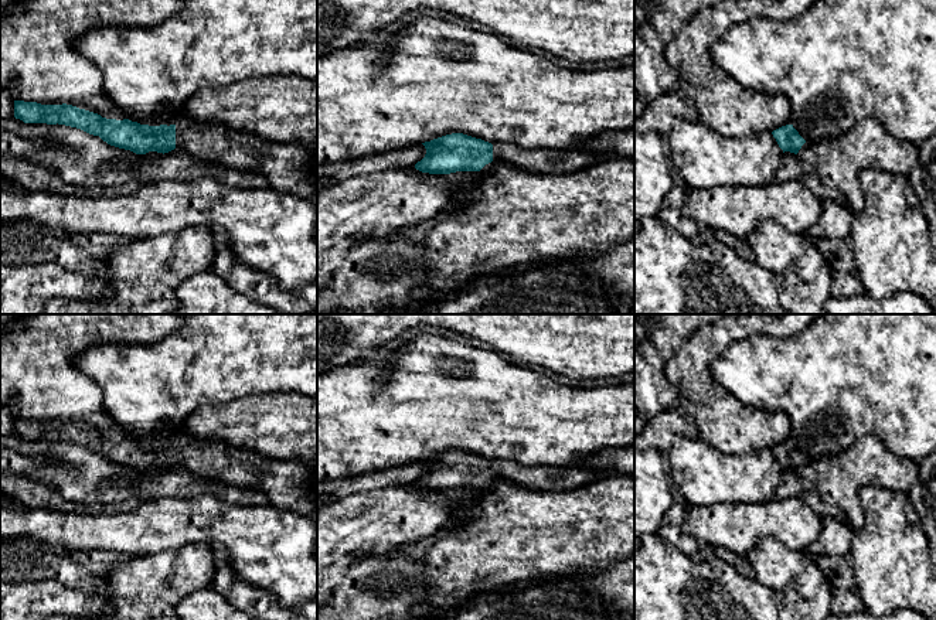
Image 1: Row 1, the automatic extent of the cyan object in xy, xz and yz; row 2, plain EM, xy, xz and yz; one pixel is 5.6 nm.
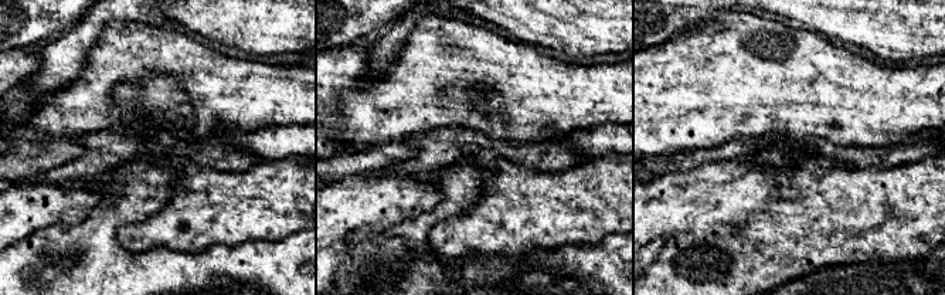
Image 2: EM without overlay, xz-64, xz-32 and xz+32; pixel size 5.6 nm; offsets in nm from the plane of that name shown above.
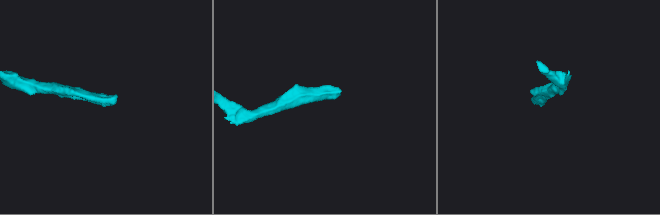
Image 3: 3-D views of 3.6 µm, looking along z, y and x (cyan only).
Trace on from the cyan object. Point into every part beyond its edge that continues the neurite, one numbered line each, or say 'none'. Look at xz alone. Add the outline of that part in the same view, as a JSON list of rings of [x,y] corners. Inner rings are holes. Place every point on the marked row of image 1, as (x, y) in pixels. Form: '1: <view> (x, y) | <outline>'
1: xz (541, 160) | [[[494,142],[491,144],[493,161],[507,163],[535,174],[573,173],[616,157],[613,153],[589,153],[579,147],[572,150],[545,147],[525,150],[506,142]]]

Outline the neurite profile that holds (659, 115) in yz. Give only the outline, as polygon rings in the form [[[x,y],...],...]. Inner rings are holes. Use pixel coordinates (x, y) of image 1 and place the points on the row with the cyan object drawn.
[[[673,89],[651,102],[646,102],[643,113],[637,119],[641,132],[656,132],[660,136],[668,134],[675,119],[700,120],[694,102],[680,89]]]

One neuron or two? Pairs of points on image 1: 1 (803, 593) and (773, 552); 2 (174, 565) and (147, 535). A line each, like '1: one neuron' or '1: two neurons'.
1: one neuron
2: two neurons

